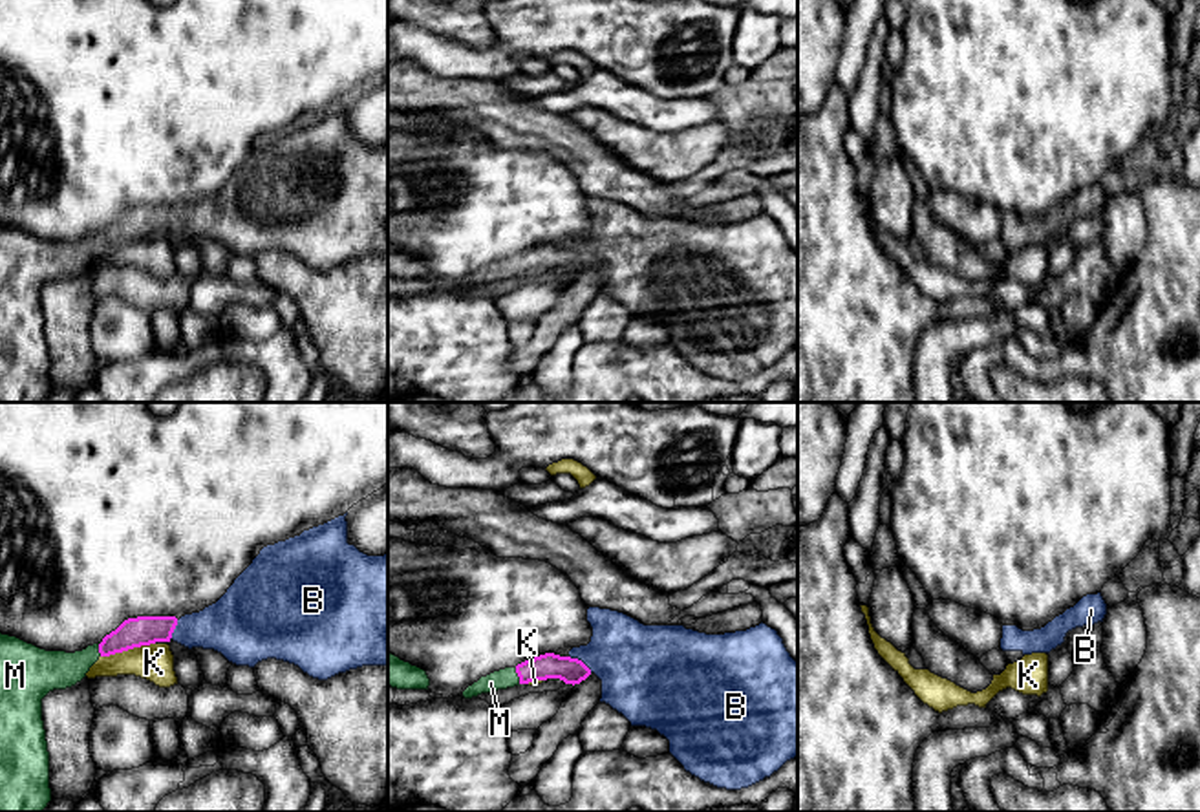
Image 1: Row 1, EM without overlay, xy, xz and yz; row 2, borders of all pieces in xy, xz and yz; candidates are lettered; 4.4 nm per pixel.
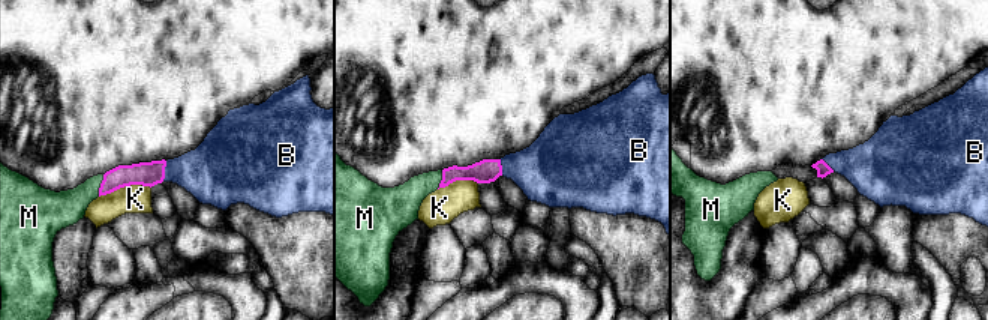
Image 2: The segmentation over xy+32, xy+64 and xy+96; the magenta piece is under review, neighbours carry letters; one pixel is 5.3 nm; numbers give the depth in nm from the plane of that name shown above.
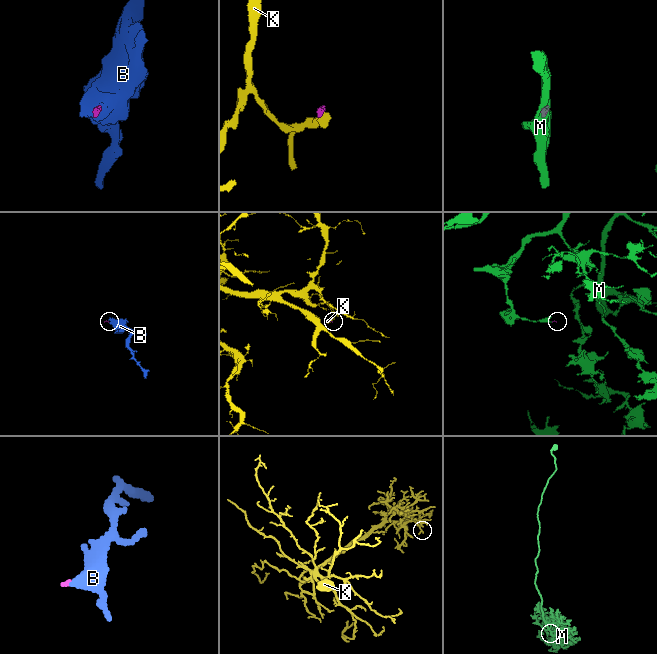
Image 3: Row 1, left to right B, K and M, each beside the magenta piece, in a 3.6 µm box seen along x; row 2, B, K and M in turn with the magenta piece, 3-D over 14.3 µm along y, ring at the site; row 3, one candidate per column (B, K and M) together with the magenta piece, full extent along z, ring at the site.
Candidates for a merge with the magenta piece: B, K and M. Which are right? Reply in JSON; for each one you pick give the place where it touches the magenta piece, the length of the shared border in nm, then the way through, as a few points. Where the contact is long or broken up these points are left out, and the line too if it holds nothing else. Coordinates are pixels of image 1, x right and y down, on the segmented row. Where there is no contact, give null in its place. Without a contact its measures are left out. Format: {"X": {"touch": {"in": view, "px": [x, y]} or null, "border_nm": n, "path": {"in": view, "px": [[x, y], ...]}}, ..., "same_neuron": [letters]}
{"B": {"touch": {"in": "xz", "px": [580, 661]}, "border_nm": 130, "path": {"in": "xz", "px": [[546, 666], [580, 661], [637, 664]]}}, "M": {"touch": {"in": "xz", "px": [518, 675]}, "border_nm": 80, "path": {"in": "xz", "px": [[546, 666], [518, 675], [507, 677]]}}, "same_neuron": ["B", "M"]}

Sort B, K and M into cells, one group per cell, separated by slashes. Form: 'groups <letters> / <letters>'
groups B M / K

